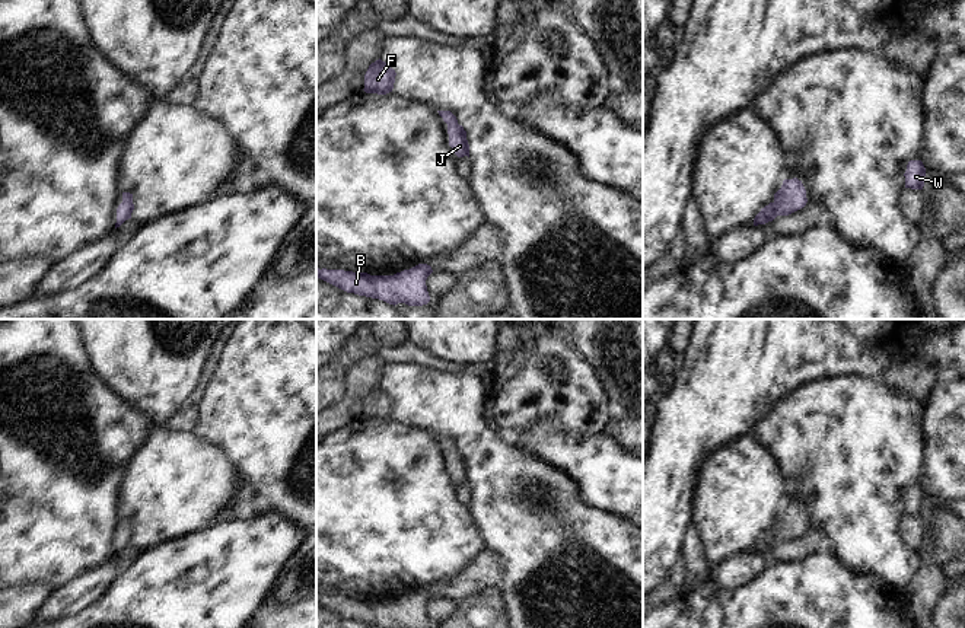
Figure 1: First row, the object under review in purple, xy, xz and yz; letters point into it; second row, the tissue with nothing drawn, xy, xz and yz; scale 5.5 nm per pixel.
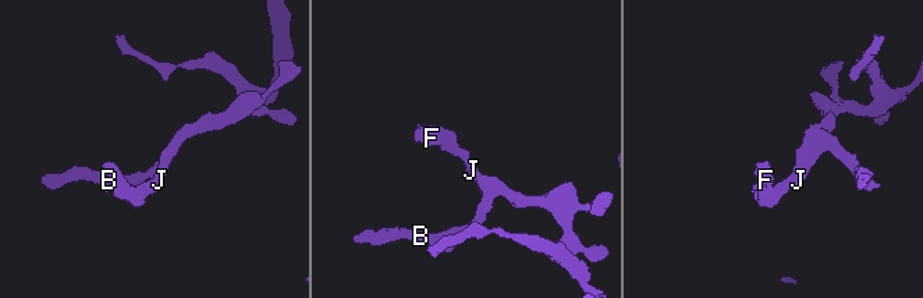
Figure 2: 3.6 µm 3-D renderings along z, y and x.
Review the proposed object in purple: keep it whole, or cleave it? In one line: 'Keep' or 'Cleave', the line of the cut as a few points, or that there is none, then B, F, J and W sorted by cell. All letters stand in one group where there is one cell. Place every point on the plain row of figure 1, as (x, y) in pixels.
Keep. No split. Groups: B F J W

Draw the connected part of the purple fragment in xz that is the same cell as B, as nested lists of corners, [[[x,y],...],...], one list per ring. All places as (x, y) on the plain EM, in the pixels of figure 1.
[[[418,590],[394,602],[316,594],[316,605],[347,619],[383,628],[430,628],[426,606],[431,599],[433,596],[427,590]]]

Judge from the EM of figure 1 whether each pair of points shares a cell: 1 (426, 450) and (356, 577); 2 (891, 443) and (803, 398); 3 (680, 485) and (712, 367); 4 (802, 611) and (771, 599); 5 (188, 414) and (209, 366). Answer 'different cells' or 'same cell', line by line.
1: same cell
2: same cell
3: same cell
4: same cell
5: same cell

